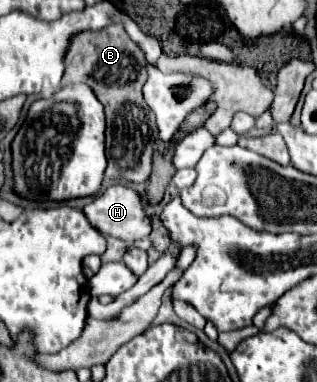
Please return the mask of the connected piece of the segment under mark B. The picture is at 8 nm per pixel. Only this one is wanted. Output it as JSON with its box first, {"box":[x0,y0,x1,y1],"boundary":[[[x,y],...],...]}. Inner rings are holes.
{"box":[60,24,156,184],"boundary":[[[110,24],[98,32],[78,32],[70,38],[64,54],[64,76],[60,88],[70,82],[82,82],[92,88],[106,110],[106,178],[142,184],[152,168],[152,150],[156,122],[152,110],[142,100],[142,84],[146,82],[144,56],[130,40],[122,24]]]}

